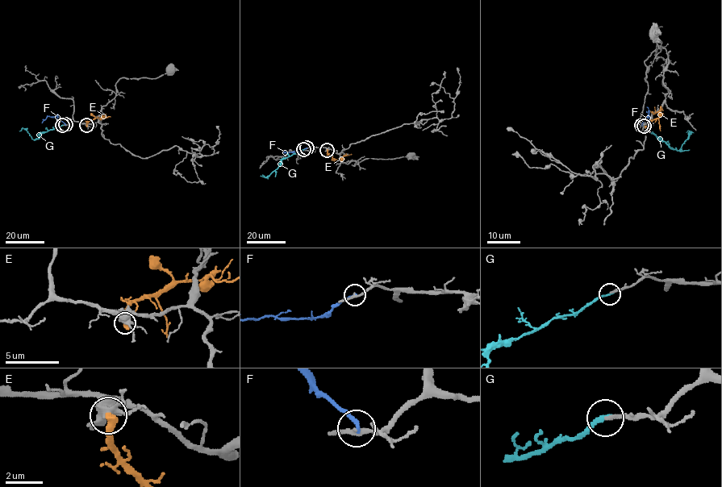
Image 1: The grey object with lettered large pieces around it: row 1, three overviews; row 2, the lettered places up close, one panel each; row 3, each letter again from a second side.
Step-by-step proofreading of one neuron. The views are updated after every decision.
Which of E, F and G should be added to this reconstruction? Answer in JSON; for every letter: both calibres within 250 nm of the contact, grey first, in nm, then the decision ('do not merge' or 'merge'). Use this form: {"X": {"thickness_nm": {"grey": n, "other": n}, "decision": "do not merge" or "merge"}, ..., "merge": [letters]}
{"E": {"thickness_nm": {"grey": 400, "other": 440}, "decision": "do not merge"}, "F": {"thickness_nm": {"grey": 200, "other": 240}, "decision": "do not merge"}, "G": {"thickness_nm": {"grey": 190, "other": 200}, "decision": "merge"}, "merge": ["G"]}

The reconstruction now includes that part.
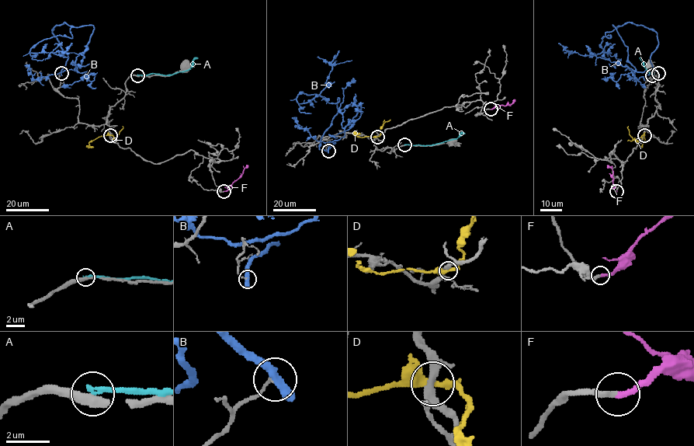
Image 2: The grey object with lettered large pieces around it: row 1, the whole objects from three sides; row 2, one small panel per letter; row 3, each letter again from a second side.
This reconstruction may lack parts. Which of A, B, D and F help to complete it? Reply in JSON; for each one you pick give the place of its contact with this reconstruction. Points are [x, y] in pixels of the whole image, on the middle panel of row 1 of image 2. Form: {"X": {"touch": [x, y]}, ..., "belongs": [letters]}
{"F": {"touch": [491, 109]}, "belongs": ["F"]}

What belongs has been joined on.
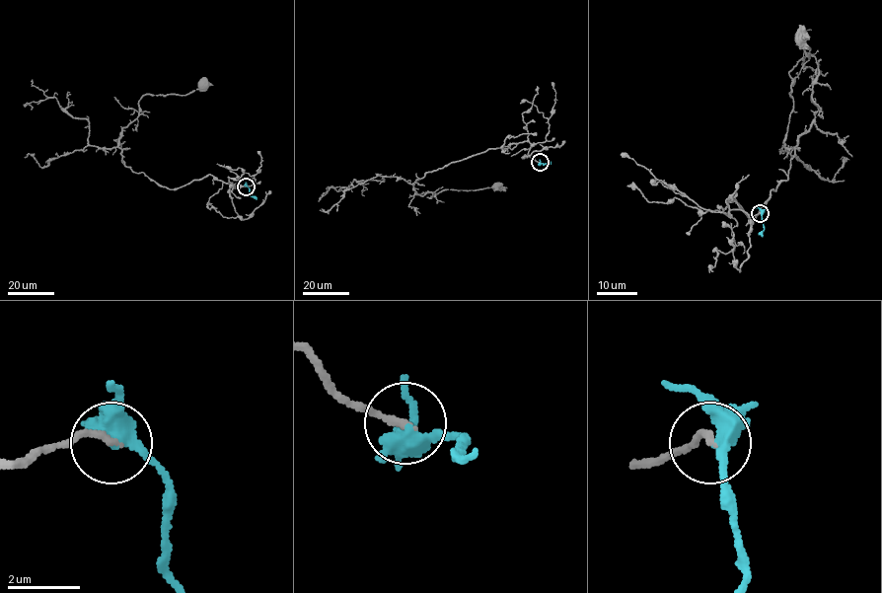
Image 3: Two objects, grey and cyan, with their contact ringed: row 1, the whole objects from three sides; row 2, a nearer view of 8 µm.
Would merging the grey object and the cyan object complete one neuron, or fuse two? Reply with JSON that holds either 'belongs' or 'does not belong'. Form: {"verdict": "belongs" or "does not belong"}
{"verdict": "belongs"}

